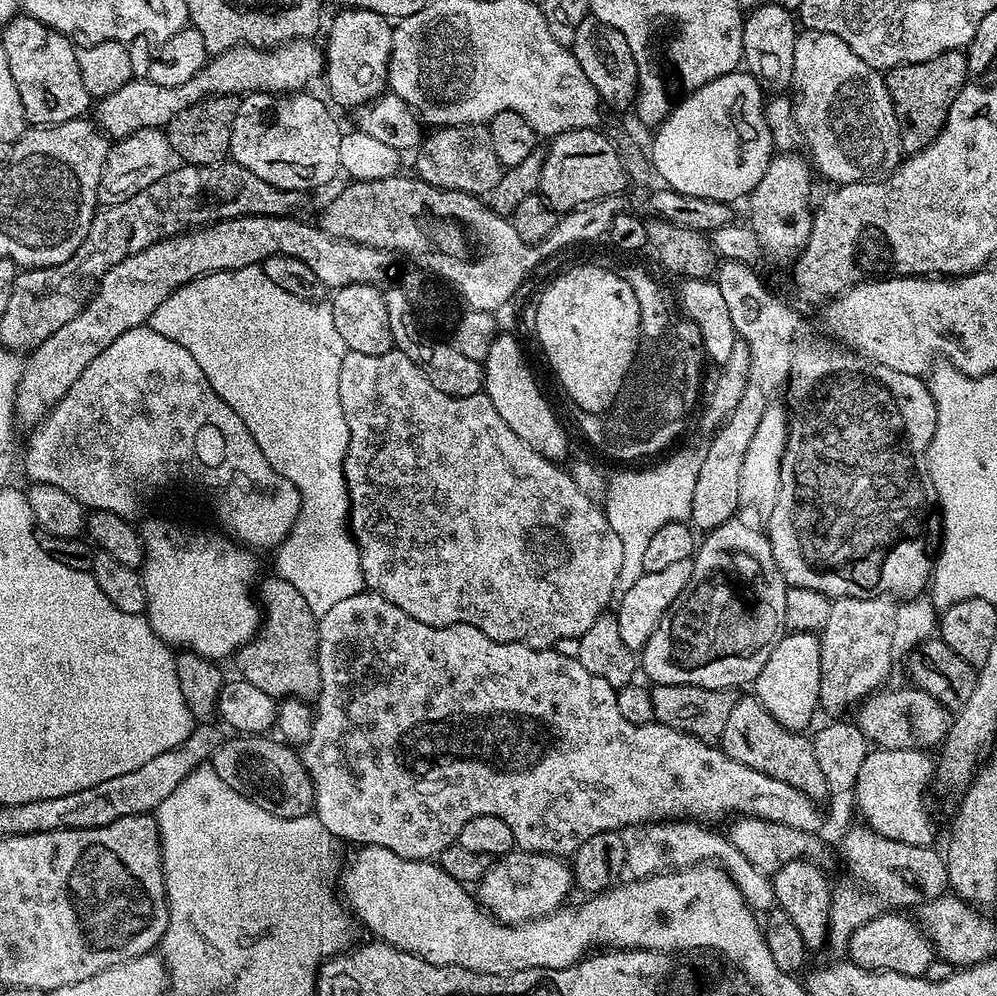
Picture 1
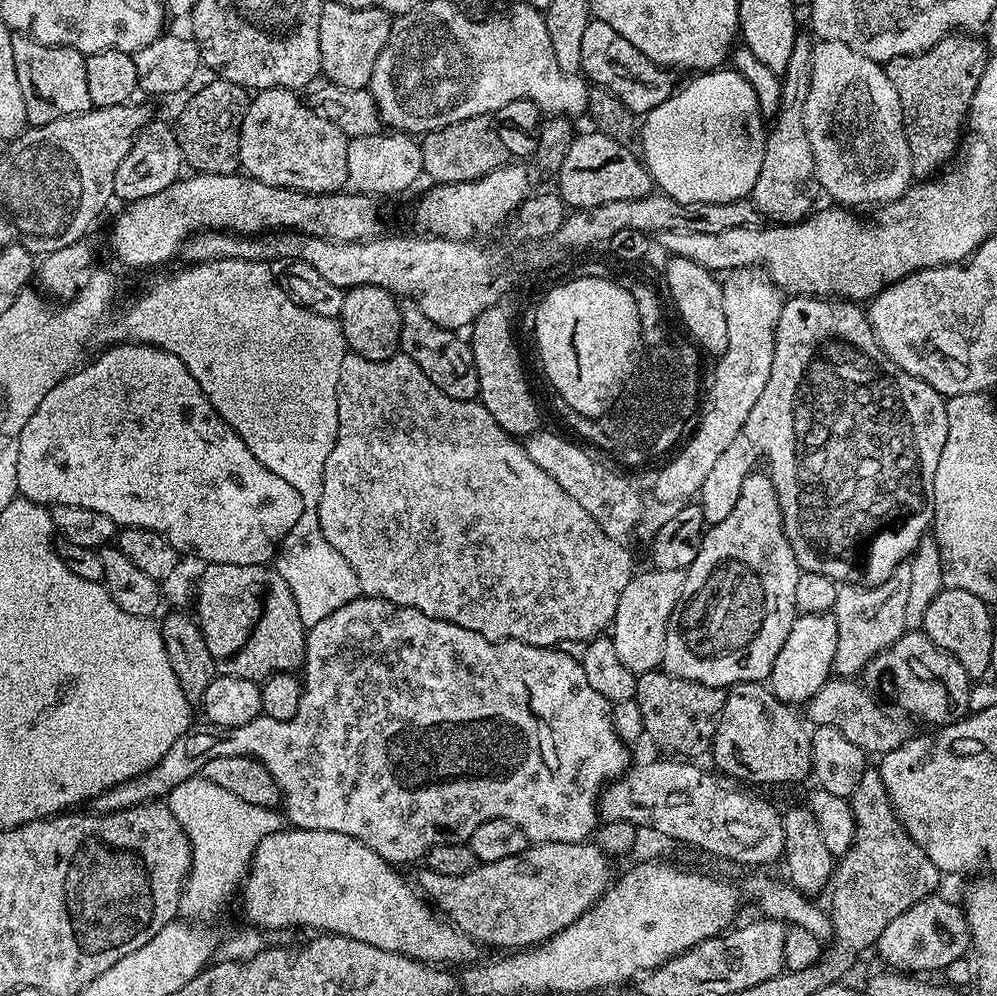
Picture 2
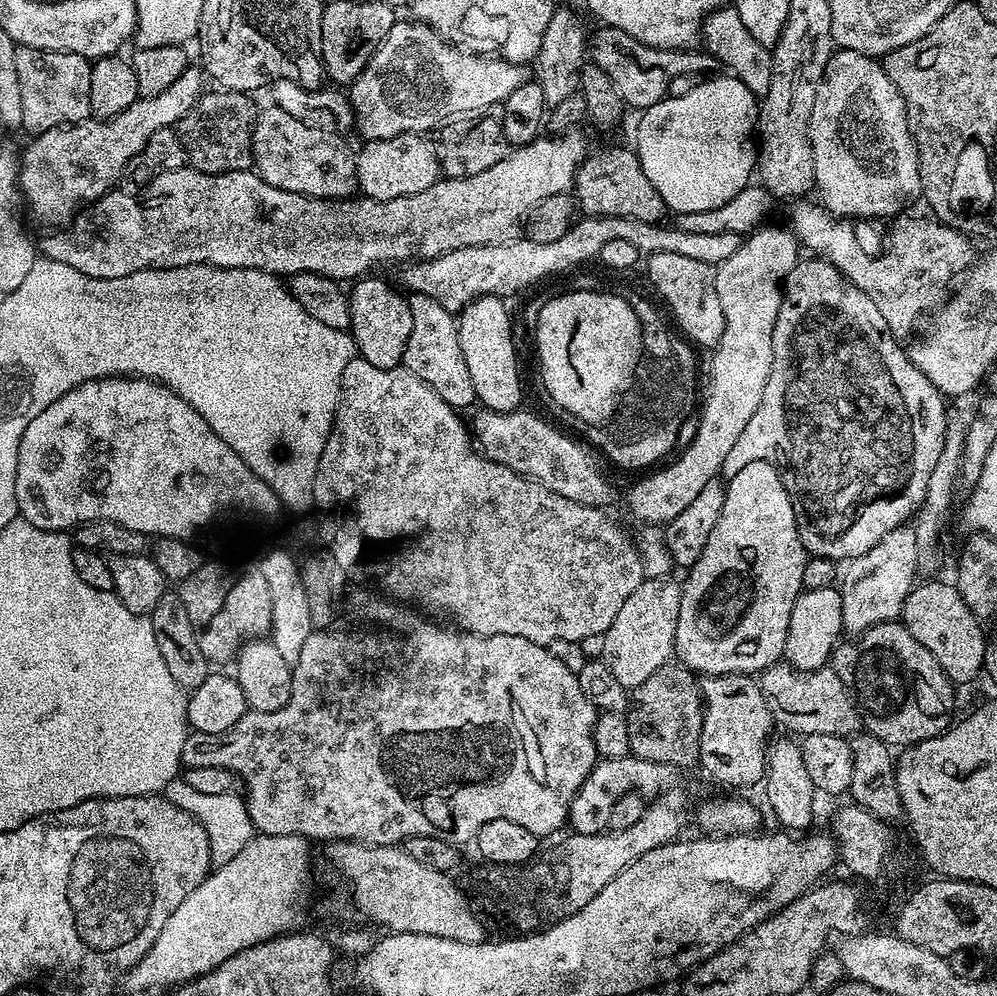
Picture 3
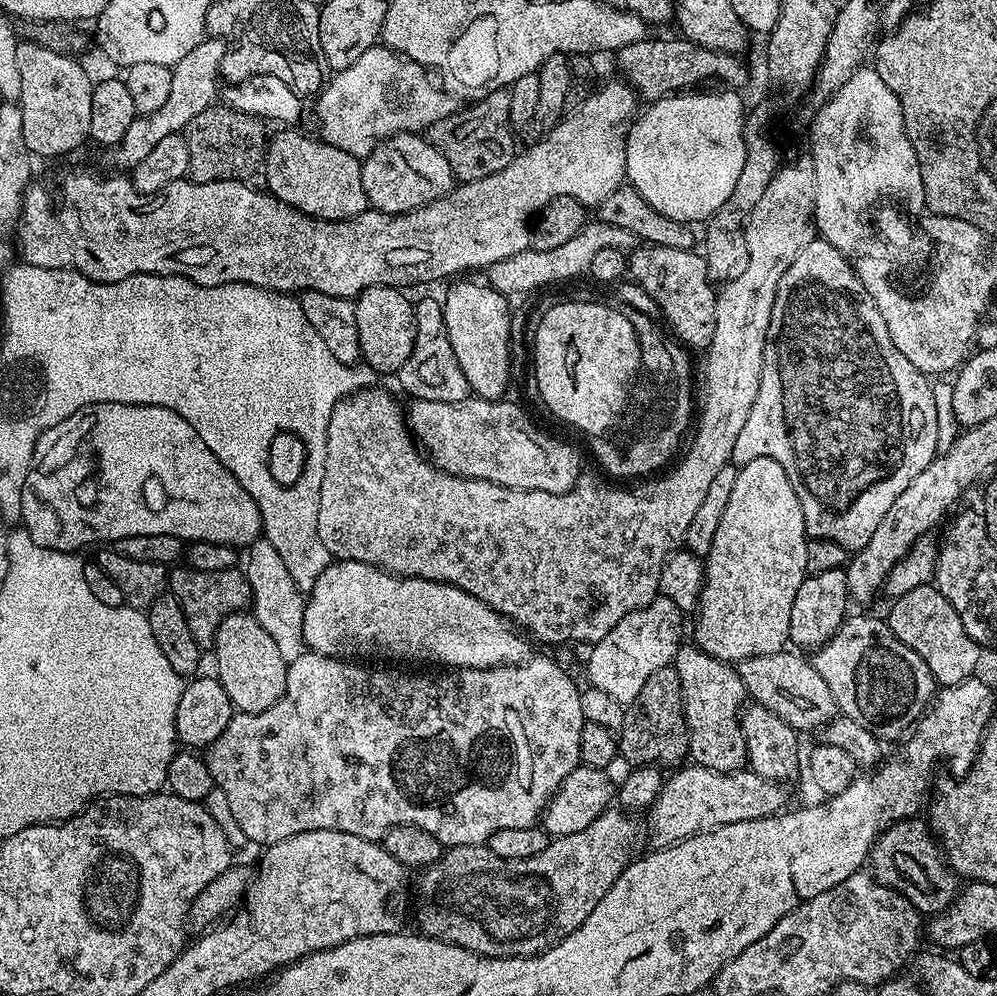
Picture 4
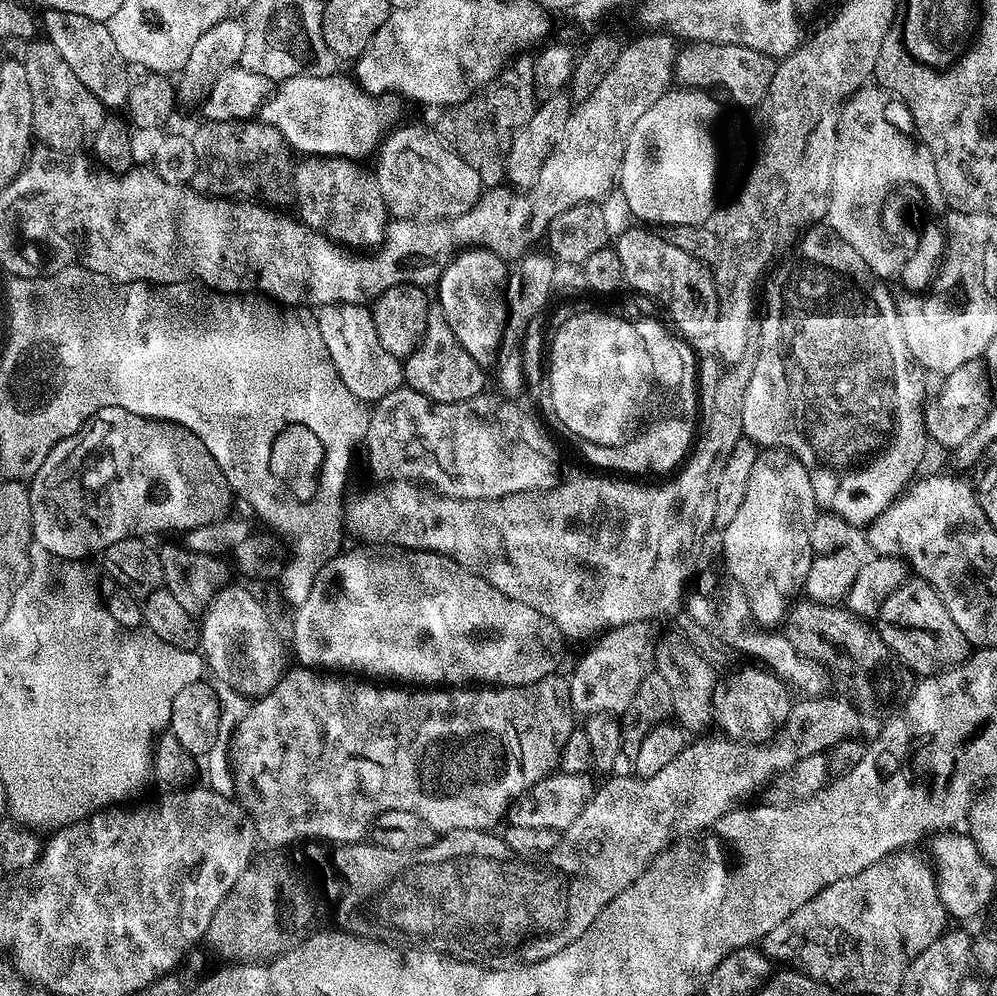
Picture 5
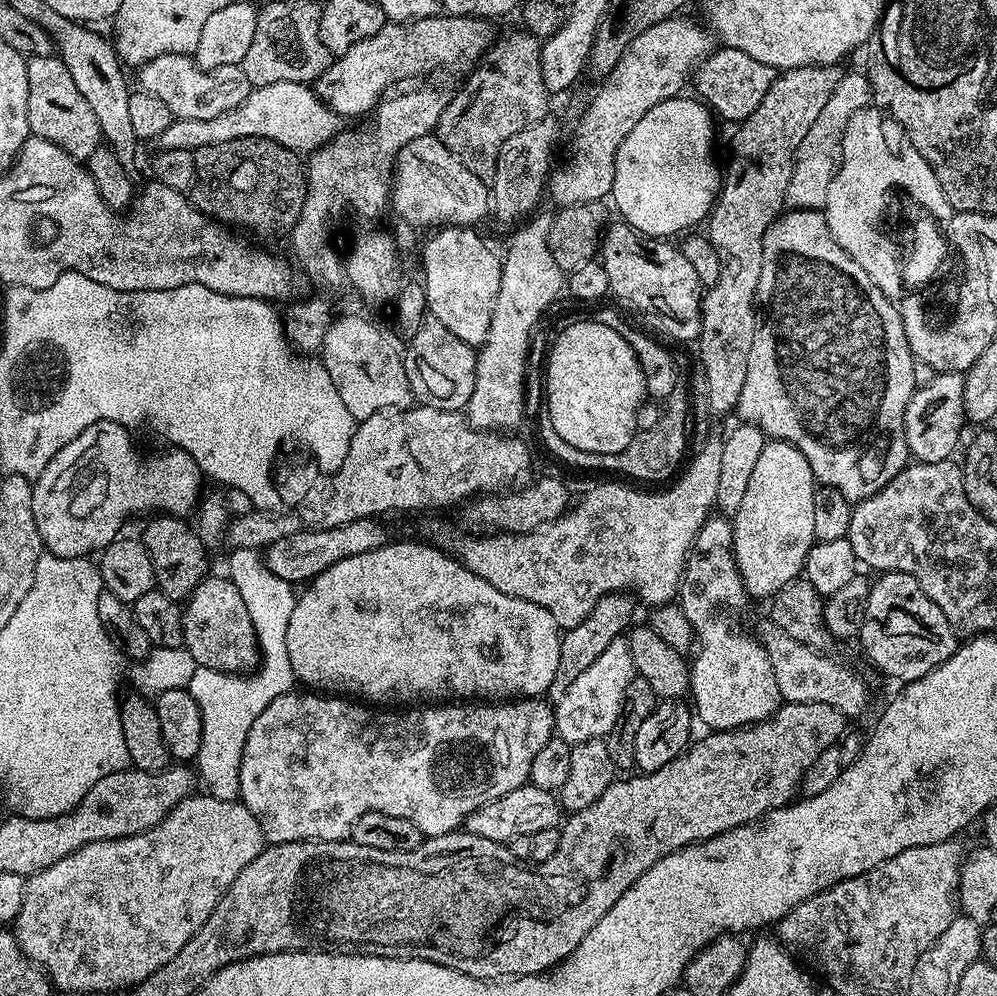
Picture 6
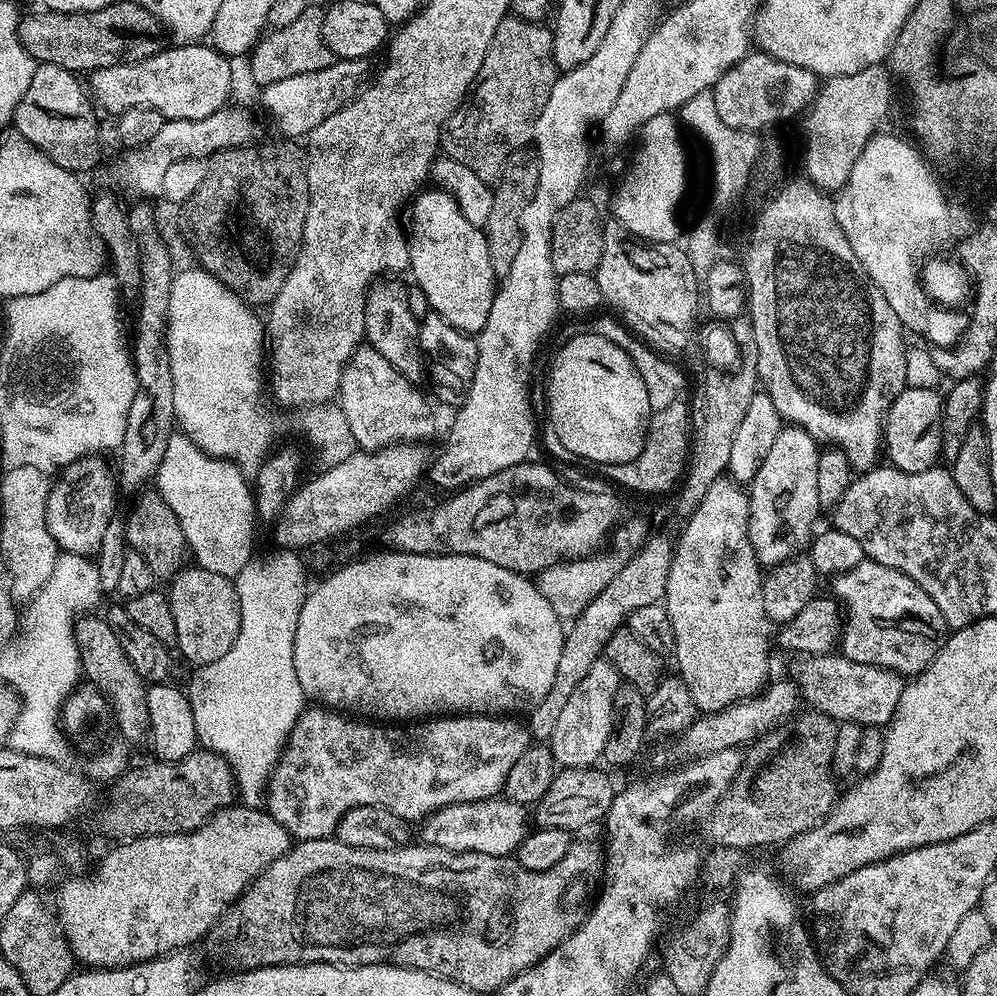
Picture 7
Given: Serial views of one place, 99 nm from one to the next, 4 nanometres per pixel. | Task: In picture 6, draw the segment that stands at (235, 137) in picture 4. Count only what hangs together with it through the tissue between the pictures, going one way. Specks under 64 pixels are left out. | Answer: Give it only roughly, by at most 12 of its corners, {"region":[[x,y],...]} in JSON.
{"region":[[277,140],[199,148],[190,199],[253,237],[287,237],[306,168]]}

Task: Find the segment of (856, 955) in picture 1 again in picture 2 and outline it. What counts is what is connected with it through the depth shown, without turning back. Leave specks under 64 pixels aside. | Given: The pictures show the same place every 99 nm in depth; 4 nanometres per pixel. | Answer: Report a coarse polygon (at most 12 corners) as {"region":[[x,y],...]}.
{"region":[[940,895],[898,914],[874,948],[906,974],[969,951],[963,907]]}

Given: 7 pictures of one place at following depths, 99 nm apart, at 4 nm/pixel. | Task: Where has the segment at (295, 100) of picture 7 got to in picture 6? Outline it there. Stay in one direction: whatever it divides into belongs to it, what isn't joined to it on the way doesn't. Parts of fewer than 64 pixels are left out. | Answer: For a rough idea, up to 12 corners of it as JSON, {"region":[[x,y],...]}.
{"region":[[479,16],[386,22],[314,82],[364,116],[403,80],[471,73],[494,35]]}

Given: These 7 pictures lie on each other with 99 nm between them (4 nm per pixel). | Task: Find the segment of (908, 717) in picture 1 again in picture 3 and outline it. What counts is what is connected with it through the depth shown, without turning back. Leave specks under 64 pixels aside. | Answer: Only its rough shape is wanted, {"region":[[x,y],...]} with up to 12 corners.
{"region":[[776,661],[760,676],[775,719],[849,737],[859,709],[831,666]]}

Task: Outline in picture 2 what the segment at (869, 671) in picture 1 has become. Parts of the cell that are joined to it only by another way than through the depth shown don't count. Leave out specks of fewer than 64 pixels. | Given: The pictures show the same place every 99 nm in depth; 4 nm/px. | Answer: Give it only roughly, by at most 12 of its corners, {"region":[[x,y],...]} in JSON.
{"region":[[907,563],[838,587],[837,677],[856,678],[905,632]]}

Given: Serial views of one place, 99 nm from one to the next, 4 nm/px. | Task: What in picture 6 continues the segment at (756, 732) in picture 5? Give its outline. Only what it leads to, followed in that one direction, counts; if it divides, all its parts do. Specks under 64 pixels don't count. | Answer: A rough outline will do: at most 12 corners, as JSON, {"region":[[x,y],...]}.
{"region":[[732,520],[696,536],[678,603],[705,729],[755,726],[780,709],[764,645],[732,617],[750,597]]}

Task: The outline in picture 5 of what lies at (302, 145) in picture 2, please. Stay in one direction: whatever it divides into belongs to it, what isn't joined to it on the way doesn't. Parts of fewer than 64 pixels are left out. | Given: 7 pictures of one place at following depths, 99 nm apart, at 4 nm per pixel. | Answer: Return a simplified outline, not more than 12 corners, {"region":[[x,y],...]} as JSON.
{"region":[[309,156],[291,169],[295,215],[366,250],[390,223],[354,160]]}

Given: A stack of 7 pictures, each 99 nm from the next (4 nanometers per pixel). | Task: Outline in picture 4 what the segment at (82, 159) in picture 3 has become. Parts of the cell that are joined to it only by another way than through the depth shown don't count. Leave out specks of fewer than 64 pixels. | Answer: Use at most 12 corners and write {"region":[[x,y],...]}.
{"region":[[206,38],[172,68],[170,95],[111,149],[131,170],[213,107],[224,43]]}

